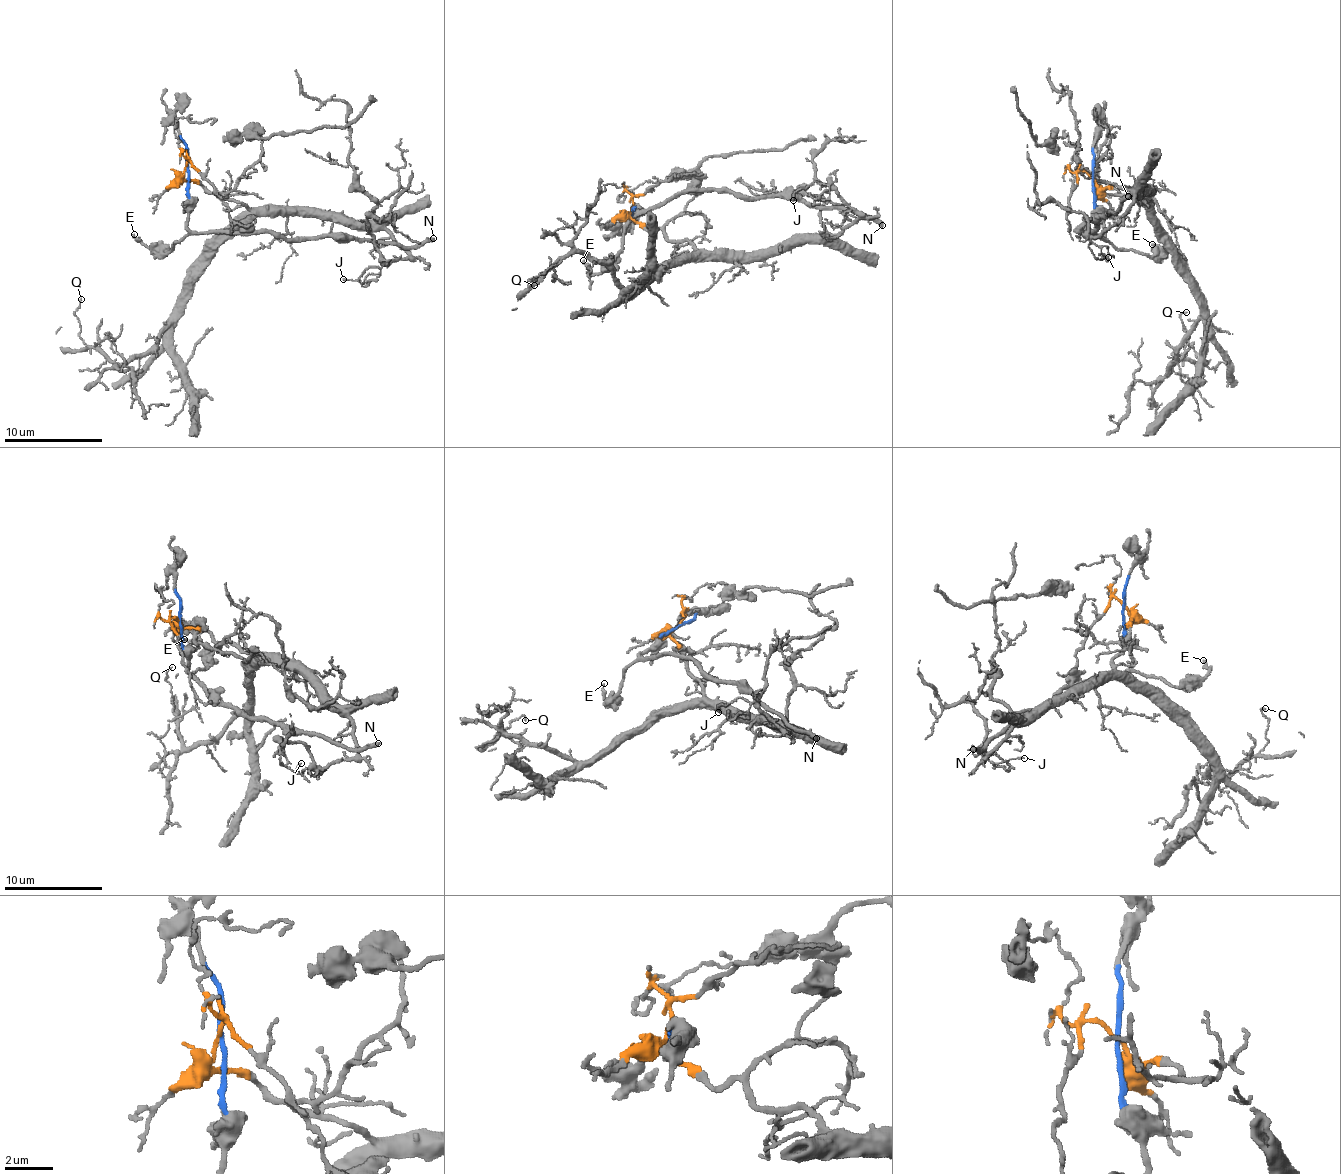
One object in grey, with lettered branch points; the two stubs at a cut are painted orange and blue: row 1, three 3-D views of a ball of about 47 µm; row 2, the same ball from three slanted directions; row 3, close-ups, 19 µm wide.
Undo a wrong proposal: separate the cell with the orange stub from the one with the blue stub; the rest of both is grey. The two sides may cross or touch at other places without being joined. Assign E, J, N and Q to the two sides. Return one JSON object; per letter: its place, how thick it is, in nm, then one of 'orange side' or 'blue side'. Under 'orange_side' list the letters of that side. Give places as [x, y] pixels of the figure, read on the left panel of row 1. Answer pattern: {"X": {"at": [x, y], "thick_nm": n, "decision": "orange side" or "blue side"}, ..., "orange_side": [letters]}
{"E": {"at": [134, 234], "thick_nm": 200, "decision": "blue side"}, "J": {"at": [343, 279], "thick_nm": 100, "decision": "orange side"}, "N": {"at": [433, 238], "thick_nm": 320, "decision": "blue side"}, "Q": {"at": [81, 299], "thick_nm": 100, "decision": "orange side"}, "orange_side": ["J", "Q"]}

